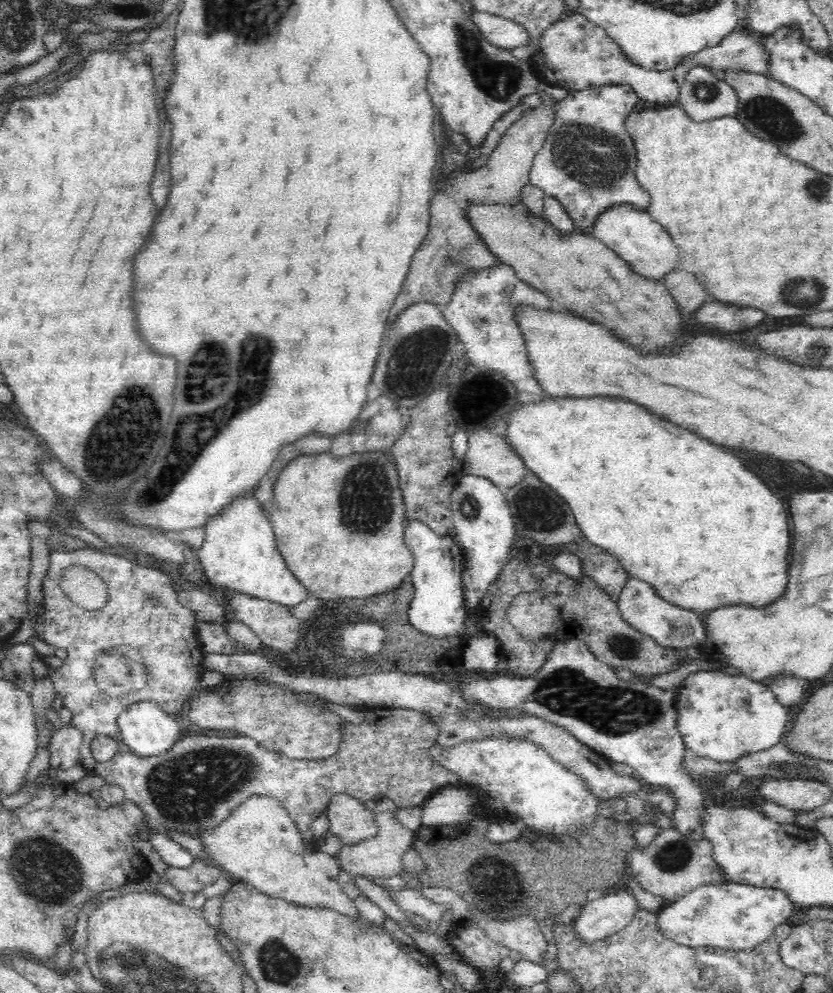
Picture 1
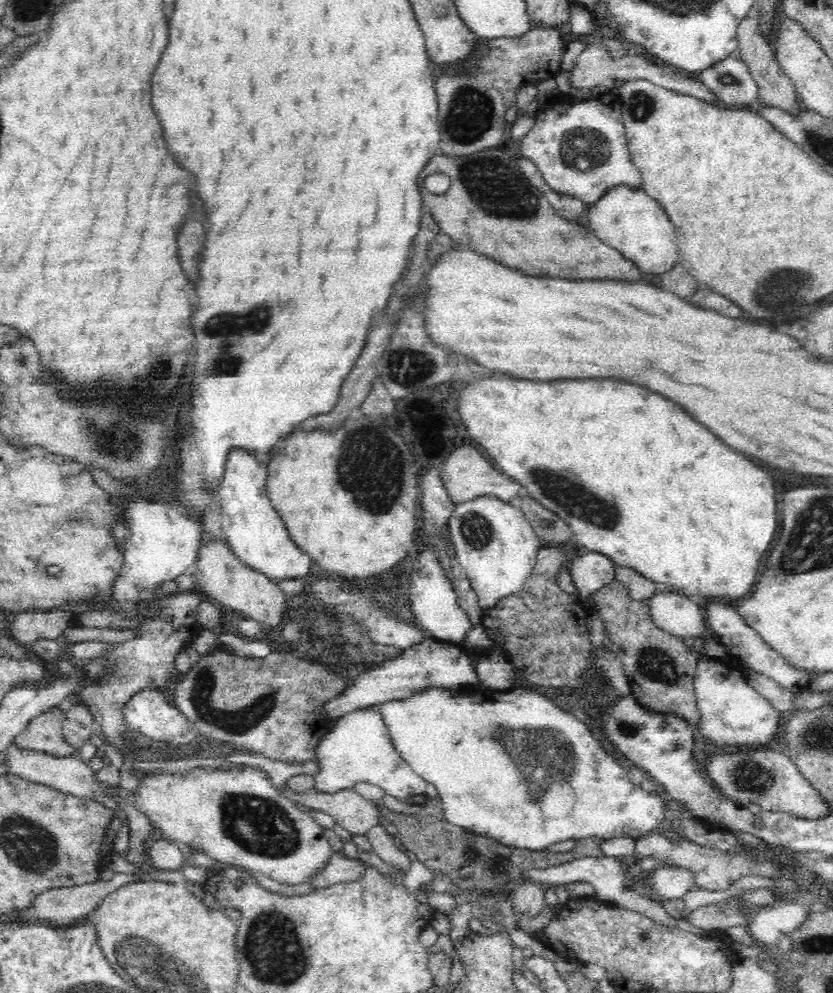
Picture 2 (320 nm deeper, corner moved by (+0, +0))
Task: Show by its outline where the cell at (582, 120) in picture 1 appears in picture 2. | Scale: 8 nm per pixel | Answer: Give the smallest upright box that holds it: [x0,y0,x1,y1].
[519,96,642,205]

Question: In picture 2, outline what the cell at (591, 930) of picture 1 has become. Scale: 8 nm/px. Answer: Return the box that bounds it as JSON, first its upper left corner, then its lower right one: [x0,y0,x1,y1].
[647,865,694,902]

